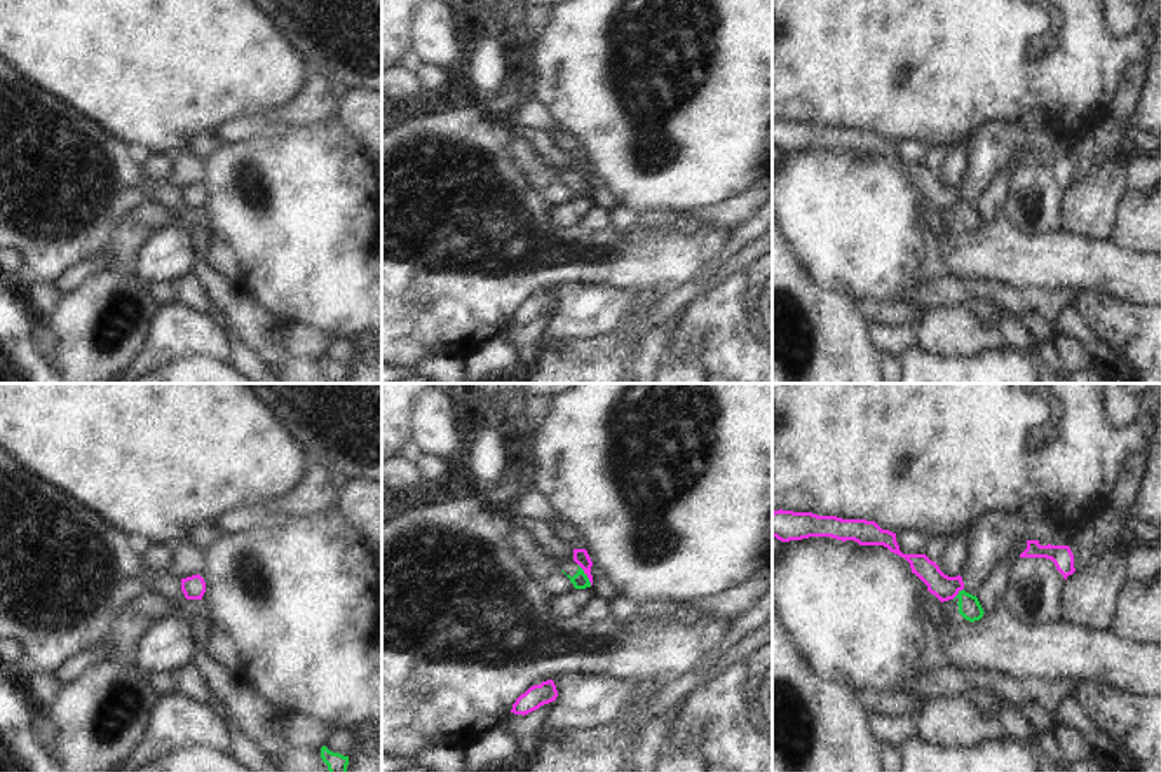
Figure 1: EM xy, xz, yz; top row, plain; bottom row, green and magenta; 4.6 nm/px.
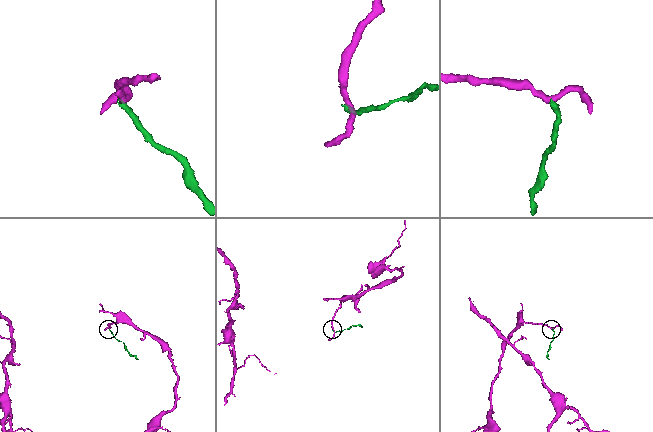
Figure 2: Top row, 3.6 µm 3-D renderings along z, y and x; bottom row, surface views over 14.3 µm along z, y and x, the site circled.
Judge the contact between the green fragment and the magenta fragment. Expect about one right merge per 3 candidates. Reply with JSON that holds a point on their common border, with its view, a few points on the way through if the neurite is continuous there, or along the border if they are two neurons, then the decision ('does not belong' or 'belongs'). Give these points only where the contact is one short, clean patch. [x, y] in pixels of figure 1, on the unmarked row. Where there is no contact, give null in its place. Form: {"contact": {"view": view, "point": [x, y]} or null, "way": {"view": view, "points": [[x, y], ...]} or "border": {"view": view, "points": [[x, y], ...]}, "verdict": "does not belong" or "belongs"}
{"contact": {"view": "xz", "point": [584, 183]}, "border": {"view": "xz", "points": [[577, 173], [591, 194]]}, "verdict": "does not belong"}

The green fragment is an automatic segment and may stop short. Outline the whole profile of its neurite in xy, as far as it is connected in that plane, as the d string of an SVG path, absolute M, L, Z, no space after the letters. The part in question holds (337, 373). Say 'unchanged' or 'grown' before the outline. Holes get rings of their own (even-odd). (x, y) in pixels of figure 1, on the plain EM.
unchanged | M321 357L321 368L328 375L329 383L347 383L349 366Z

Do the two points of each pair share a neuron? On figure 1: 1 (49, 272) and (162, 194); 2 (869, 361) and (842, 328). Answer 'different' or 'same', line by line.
1: different
2: same

